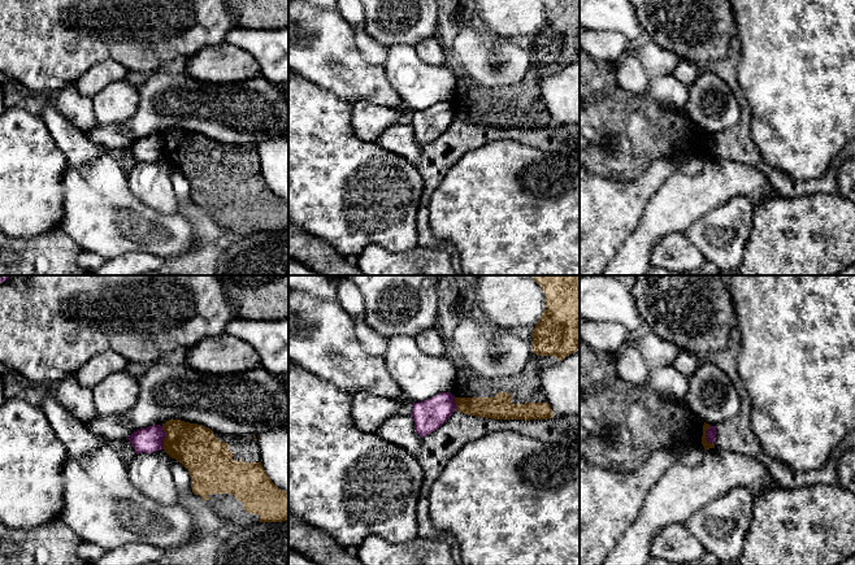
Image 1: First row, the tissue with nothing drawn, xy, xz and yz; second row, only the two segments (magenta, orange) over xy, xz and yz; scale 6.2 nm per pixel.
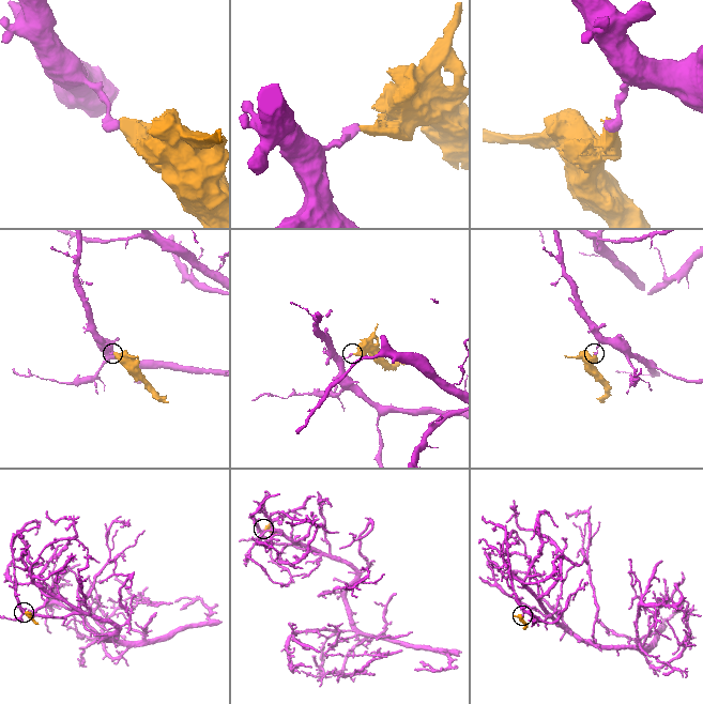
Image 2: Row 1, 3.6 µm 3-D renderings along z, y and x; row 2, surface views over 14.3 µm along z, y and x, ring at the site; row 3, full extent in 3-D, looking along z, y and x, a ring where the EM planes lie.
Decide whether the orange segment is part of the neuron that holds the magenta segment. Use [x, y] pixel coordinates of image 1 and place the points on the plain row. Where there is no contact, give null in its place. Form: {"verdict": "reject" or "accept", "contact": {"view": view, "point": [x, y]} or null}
{"verdict": "reject", "contact": {"view": "yz", "point": [706, 146]}}

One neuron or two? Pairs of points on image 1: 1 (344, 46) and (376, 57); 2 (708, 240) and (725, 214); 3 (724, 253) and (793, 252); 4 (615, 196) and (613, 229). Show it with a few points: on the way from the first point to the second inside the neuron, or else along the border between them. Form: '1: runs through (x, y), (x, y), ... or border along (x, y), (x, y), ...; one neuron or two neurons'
1: border along (352, 29), (359, 53), (367, 61), (382, 65); two neurons
2: runs through (715, 234), (725, 221); one neuron
3: border along (751, 224), (742, 261); two neurons
4: runs through (615, 204), (613, 221); one neuron

